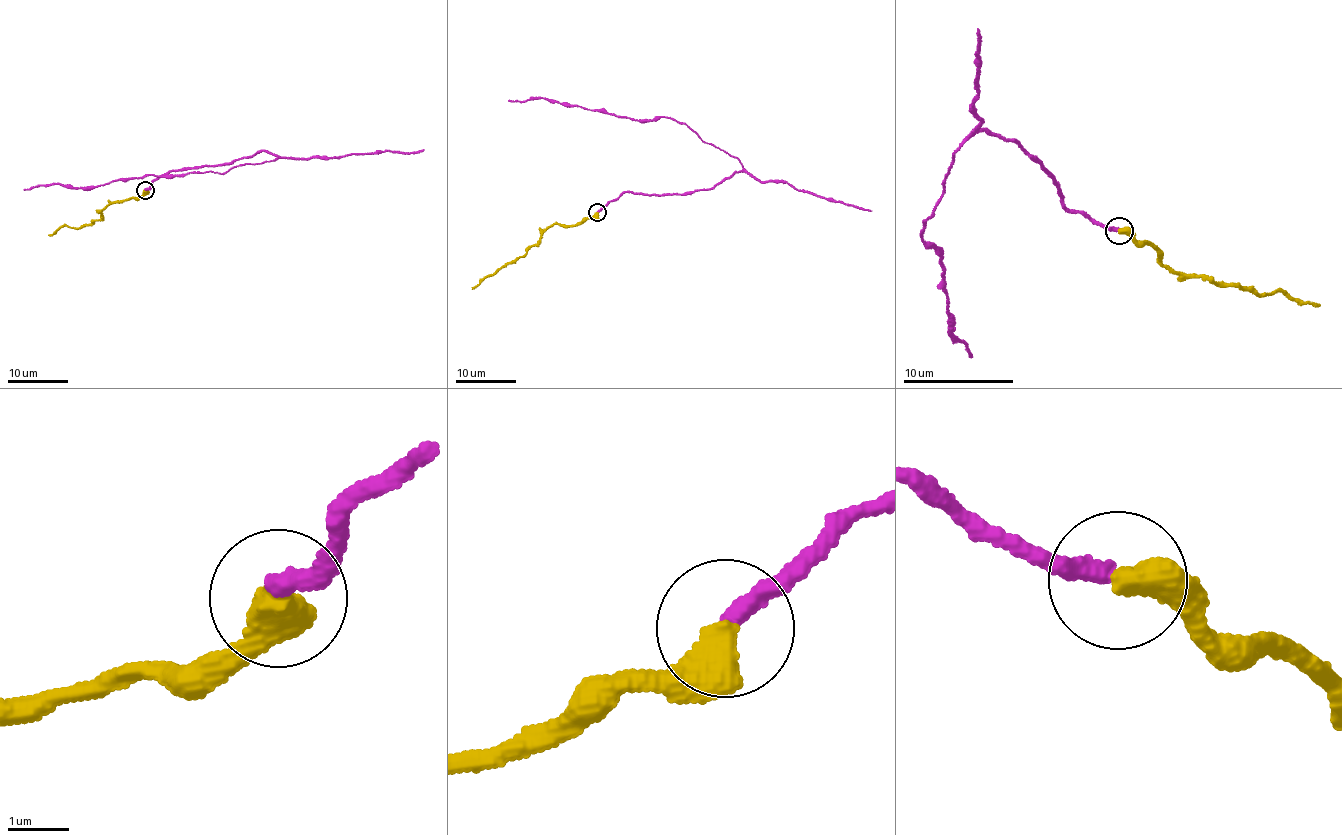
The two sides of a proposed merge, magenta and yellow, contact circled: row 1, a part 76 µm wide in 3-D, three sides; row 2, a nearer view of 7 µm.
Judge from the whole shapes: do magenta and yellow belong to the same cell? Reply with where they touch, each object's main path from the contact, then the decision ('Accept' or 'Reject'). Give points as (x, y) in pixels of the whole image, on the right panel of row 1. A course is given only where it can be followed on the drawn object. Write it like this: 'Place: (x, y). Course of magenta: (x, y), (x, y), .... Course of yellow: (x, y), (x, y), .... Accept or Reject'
Place: (1119, 231). Course of magenta: (1117, 231), (1064, 206), (1013, 139), (975, 130), (921, 240), (942, 256), (949, 331), (972, 358). Course of yellow: (1119, 231), (1154, 248), (1163, 256), (1163, 266), (1236, 286), (1261, 297), (1283, 293), (1319, 305). Accept

